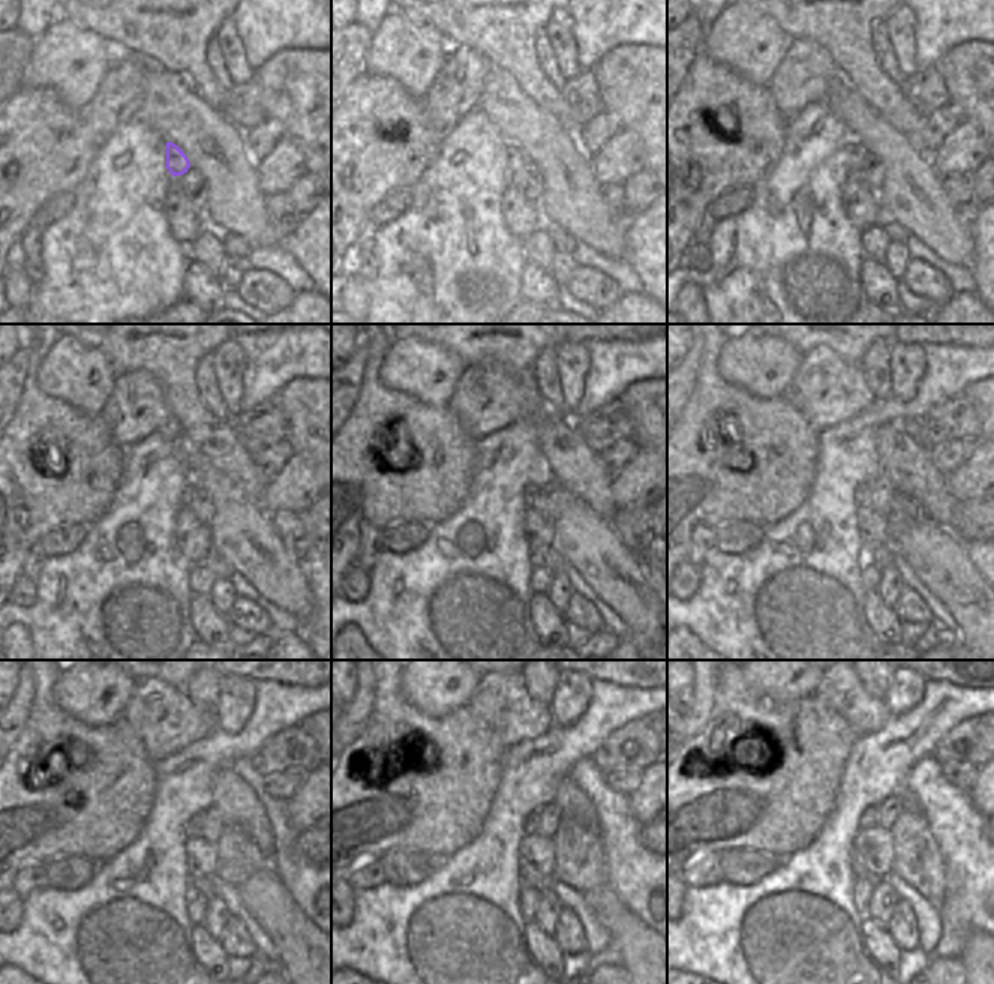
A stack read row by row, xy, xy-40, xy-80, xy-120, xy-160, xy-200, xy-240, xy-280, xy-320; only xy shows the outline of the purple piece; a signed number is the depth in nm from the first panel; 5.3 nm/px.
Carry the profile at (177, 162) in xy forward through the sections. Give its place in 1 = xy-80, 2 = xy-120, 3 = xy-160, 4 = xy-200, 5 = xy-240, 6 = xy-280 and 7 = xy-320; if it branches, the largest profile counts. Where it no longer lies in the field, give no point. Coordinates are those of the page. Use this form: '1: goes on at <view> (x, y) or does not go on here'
1: goes on at xy-80 (858, 153)
2: goes on at xy-120 (189, 489)
3: goes on at xy-160 (528, 492)
4: goes on at xy-200 (864, 491)
5: goes on at xy-240 (194, 827)
6: goes on at xy-280 (531, 822)
7: goes on at xy-320 (868, 819)

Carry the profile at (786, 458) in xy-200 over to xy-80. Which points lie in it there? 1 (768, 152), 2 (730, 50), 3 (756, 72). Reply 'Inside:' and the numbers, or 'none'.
Inside: 1

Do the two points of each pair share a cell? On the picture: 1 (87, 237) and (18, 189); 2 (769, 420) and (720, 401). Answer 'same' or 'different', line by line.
1: different
2: same

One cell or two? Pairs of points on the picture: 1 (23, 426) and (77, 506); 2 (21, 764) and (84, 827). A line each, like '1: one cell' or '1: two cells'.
1: one cell
2: one cell

